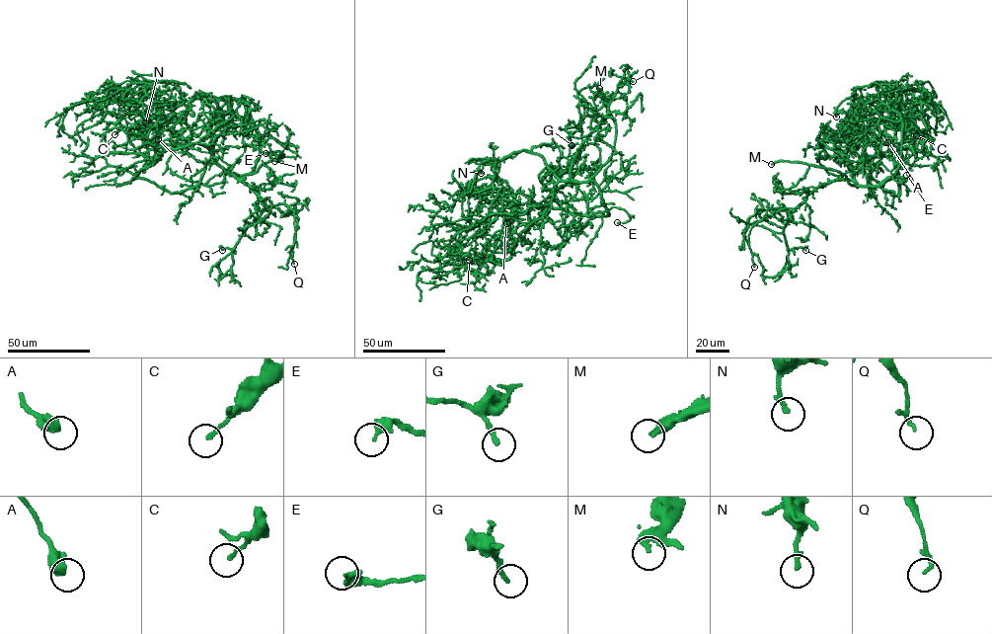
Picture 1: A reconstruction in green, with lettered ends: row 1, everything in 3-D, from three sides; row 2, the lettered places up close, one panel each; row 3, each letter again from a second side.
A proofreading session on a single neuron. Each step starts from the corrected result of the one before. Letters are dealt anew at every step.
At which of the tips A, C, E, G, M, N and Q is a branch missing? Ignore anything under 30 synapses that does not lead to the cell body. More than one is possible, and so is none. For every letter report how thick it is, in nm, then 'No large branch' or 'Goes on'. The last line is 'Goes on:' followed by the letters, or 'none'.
A: Thickness 500 nm. No large branch
C: Thickness 160 nm. No large branch
E: Thickness 360 nm. No large branch
G: Thickness 200 nm. No large branch
M: Thickness 280 nm. No large branch
N: Thickness 200 nm. No large branch
Q: Thickness 140 nm. No large branch
Goes on: none

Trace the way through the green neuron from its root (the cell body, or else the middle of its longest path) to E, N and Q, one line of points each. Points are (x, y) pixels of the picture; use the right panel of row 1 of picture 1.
E: (900, 118), (893, 121), (881, 118), (877, 126), (894, 162), (891, 177), (901, 182), (907, 179), (906, 175)
N: (900, 118), (879, 105), (893, 126), (924, 131), (923, 88), (880, 82), (858, 87), (836, 117)
Q: (900, 118), (894, 174), (876, 186), (834, 180), (792, 211), (768, 208), (748, 235), (754, 267)

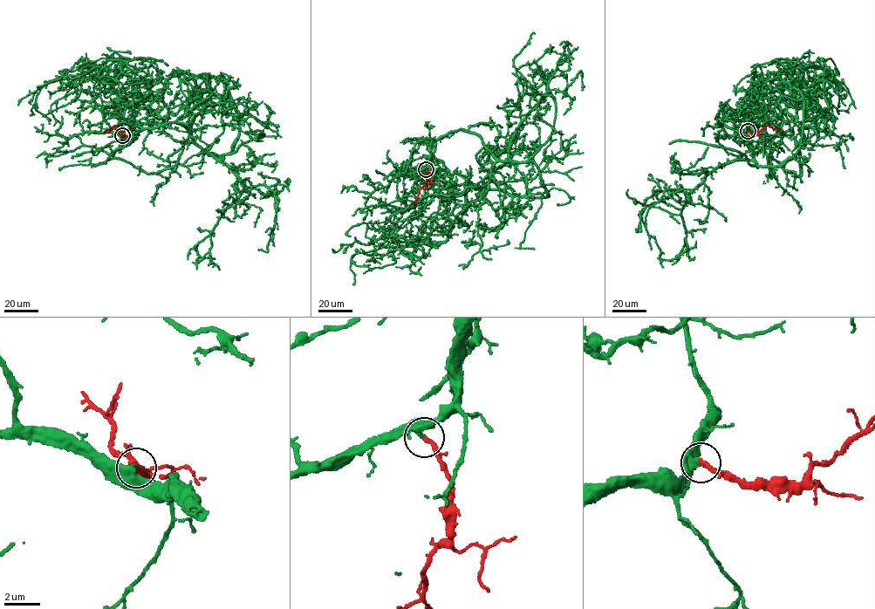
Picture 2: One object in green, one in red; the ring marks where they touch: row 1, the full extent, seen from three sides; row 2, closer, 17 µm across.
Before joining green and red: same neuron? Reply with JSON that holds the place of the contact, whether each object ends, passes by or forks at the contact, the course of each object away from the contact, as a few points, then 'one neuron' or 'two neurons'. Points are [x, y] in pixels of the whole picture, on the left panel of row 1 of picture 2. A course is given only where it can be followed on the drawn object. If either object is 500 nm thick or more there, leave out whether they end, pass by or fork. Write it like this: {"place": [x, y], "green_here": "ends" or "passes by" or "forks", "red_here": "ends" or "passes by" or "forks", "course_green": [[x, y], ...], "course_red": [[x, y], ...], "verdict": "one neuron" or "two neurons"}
{"place": [122, 135], "green_here": "ends", "red_here": "ends", "course_green": [[121, 135], [212, 106], [183, 78], [199, 76], [172, 75], [139, 103], [79, 65], [127, 61], [97, 90]], "course_red": [[122, 135], [114, 126], [105, 131]], "verdict": "one neuron"}

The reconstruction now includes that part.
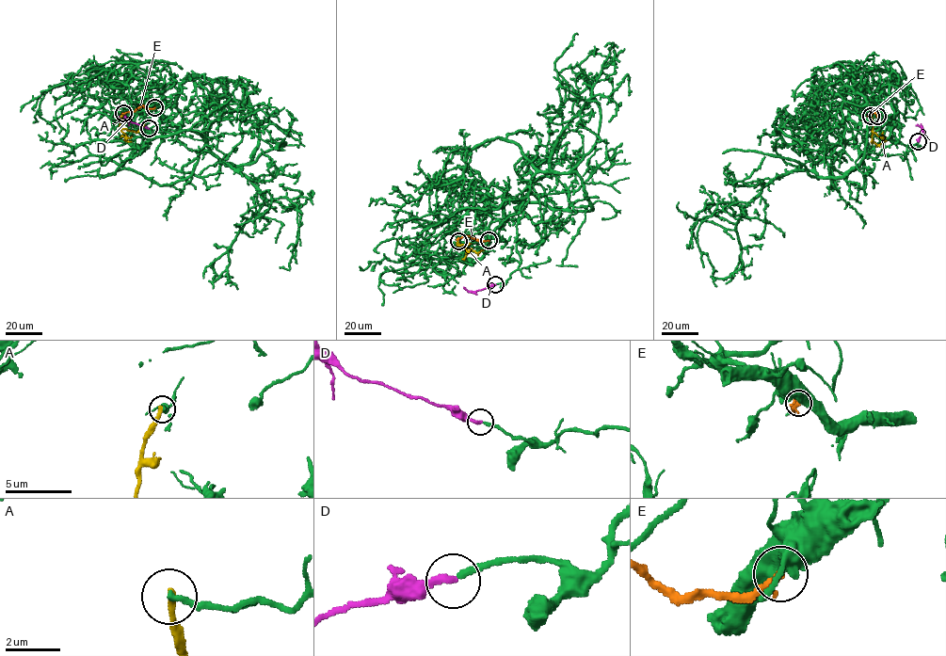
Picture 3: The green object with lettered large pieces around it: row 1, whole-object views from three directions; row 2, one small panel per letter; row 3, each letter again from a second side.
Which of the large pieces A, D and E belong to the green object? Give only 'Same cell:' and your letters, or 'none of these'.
Same cell: D

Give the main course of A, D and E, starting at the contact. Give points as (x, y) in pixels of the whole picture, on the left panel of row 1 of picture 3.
A: (123, 113), (121, 129), (137, 132), (144, 124)
D: (149, 128), (119, 116)
E: (154, 107), (139, 107), (121, 113)

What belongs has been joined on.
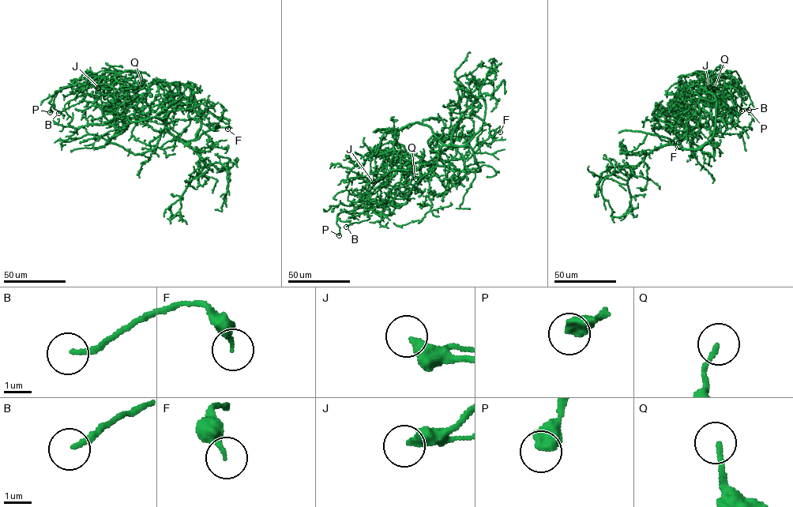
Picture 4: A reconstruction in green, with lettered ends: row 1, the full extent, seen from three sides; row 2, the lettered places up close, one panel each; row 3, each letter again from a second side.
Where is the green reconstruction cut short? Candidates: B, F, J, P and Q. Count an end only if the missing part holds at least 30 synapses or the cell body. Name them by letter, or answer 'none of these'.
none of these

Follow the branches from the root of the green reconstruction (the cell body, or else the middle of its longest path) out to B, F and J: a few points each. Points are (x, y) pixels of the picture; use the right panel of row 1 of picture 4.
B: (715, 99), (700, 88), (699, 94), (709, 105), (733, 108), (730, 84), (735, 84), (740, 88), (742, 110)
F: (715, 99), (709, 101), (700, 99), (700, 122), (678, 142)
J: (715, 99), (700, 88), (699, 94), (709, 105), (733, 108), (733, 76), (721, 74), (706, 84), (709, 87)

